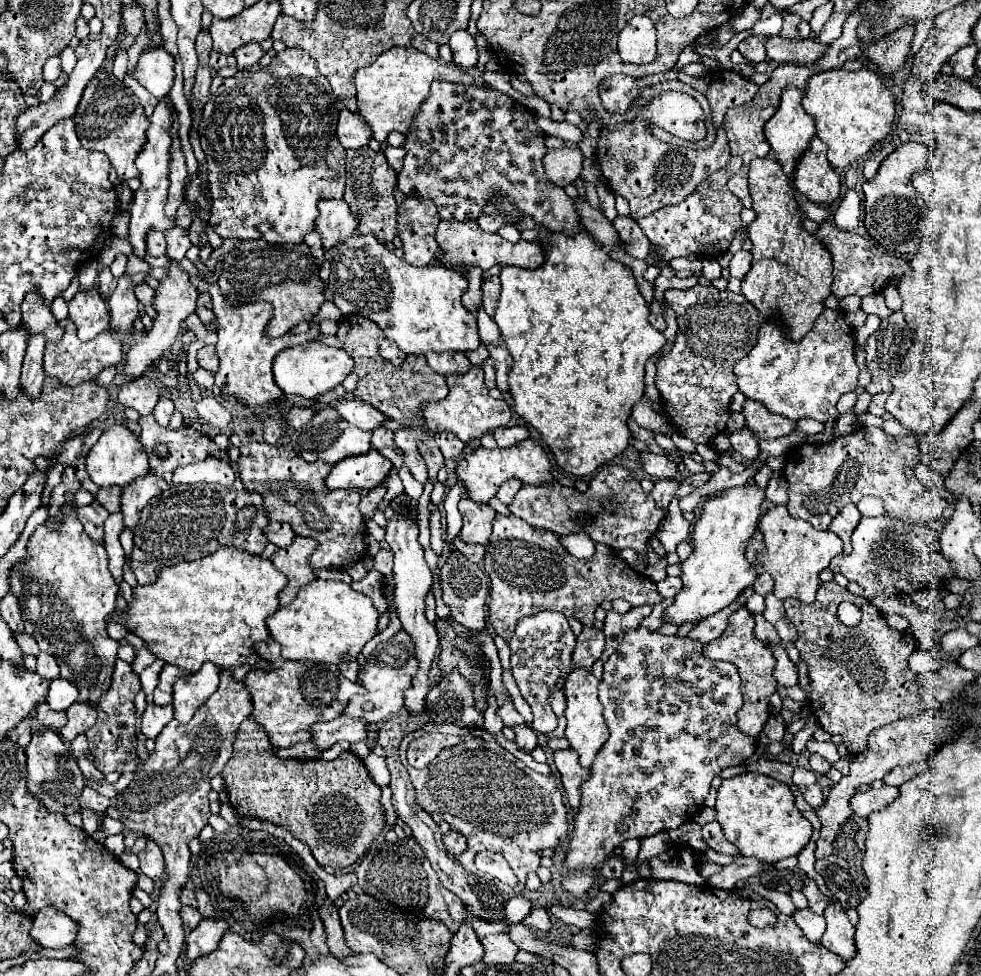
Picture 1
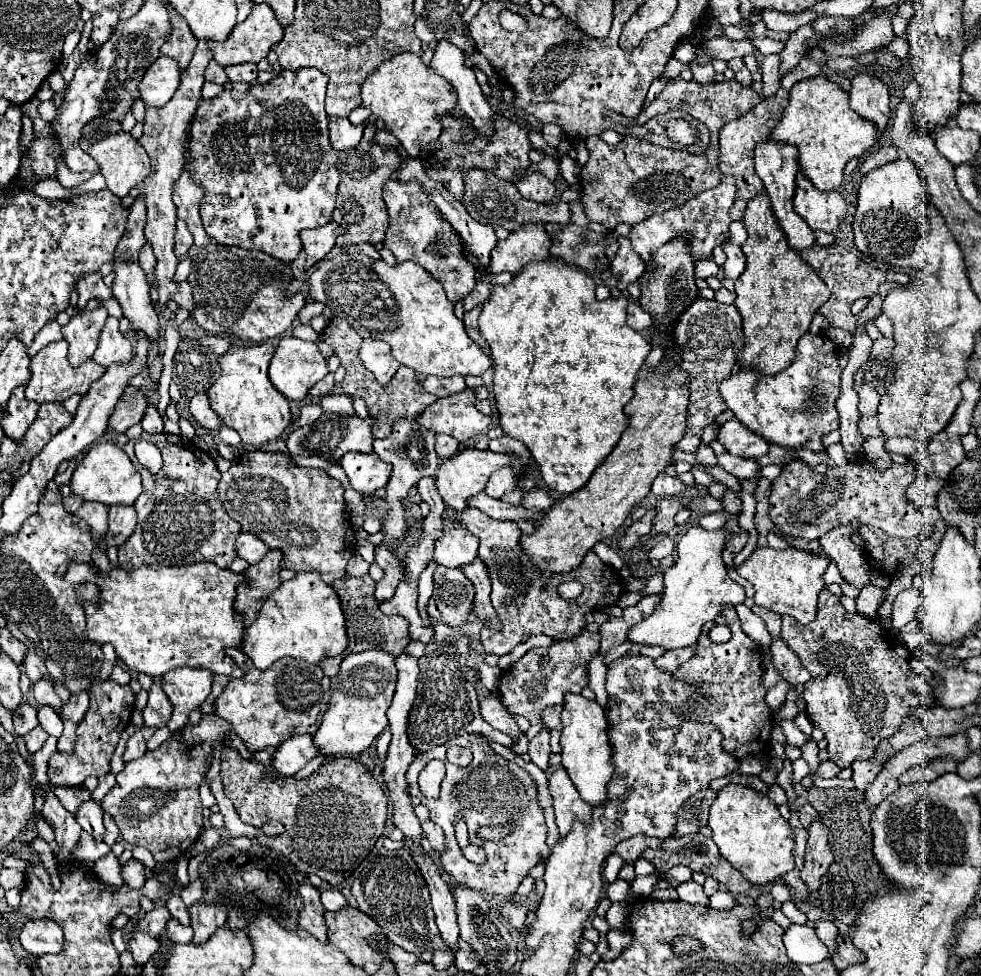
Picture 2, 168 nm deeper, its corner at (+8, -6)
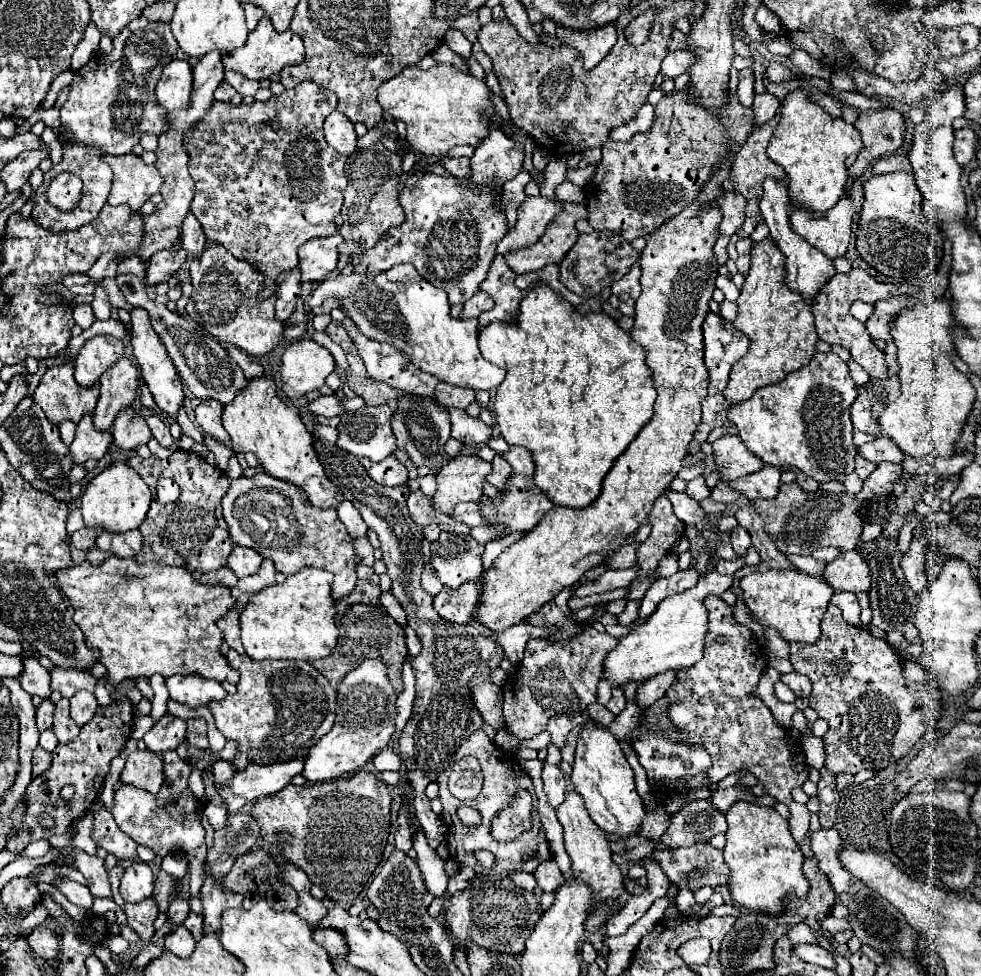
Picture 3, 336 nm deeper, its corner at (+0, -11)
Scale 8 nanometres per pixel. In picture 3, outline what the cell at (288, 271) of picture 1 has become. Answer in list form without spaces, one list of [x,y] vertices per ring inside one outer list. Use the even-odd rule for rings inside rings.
[[[207,244],[205,252],[197,256],[191,266],[189,274],[193,280],[193,294],[187,304],[187,314],[201,324],[211,336],[215,336],[223,346],[235,346],[251,356],[263,356],[269,350],[273,350],[281,338],[283,338],[283,322],[273,318],[273,298],[269,300],[257,300],[259,290],[263,290],[263,274],[259,274],[251,264],[245,264],[243,260],[235,260],[227,250],[219,248],[219,244]]]

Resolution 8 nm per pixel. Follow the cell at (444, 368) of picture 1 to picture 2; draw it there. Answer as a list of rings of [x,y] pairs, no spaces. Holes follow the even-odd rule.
[[[453,375],[453,377],[427,377],[423,381],[423,387],[425,391],[437,395],[437,397],[449,397],[449,395],[455,395],[459,391],[465,389],[465,381],[461,375]]]

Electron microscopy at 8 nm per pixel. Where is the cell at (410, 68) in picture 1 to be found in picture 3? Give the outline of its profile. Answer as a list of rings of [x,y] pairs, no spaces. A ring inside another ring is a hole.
[[[437,64],[429,70],[409,66],[395,78],[383,82],[377,94],[381,108],[405,122],[407,142],[423,156],[439,156],[459,144],[477,148],[485,140],[489,128],[497,126],[491,120],[495,116],[495,108],[487,84],[461,72],[453,64]]]

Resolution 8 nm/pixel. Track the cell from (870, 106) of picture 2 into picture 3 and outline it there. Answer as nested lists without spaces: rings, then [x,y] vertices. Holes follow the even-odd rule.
[[[885,108],[879,112],[861,112],[855,122],[855,128],[861,134],[863,150],[857,154],[855,164],[849,168],[849,180],[861,178],[865,168],[873,160],[901,148],[905,138],[905,120],[895,108]]]

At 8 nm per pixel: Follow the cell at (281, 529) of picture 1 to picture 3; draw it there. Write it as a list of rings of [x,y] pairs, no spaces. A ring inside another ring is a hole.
[[[235,546],[227,558],[227,568],[231,568],[237,578],[243,578],[243,576],[255,574],[261,562],[263,558],[257,552],[251,552],[251,548]]]

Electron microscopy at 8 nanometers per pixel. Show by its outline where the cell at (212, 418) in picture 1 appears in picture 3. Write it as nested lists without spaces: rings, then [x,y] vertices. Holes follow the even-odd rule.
[[[203,400],[195,408],[195,418],[197,418],[199,426],[203,428],[203,432],[213,436],[221,444],[229,446],[229,434],[221,426],[221,414],[223,414],[223,404],[217,400]]]

